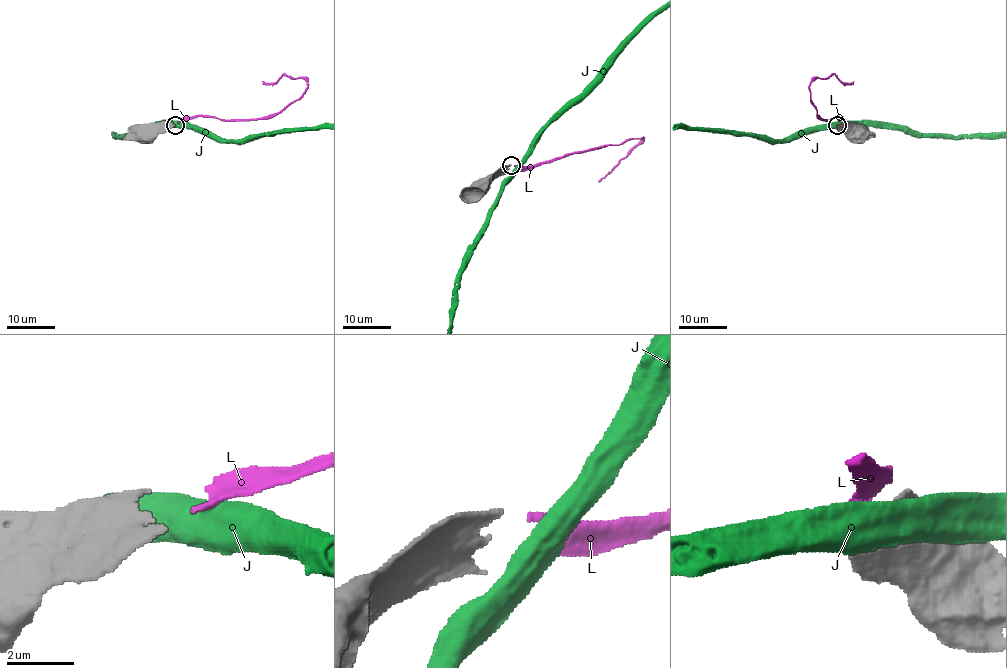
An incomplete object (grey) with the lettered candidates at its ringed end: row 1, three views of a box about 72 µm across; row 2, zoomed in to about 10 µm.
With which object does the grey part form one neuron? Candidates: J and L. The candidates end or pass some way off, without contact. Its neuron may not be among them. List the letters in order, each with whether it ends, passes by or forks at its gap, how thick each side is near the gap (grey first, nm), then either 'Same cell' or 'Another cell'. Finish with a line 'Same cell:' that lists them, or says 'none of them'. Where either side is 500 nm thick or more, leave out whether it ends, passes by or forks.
J: Thickness 240 nm (grey) against 900 nm. Another cell
L: It ends there. Thickness 240 nm (grey) against 180 nm. Same cell
Same cell: L

